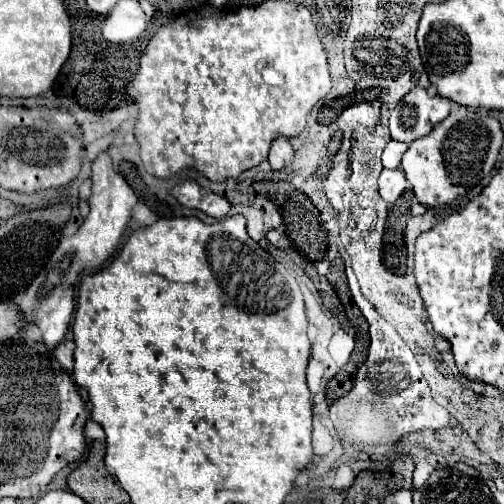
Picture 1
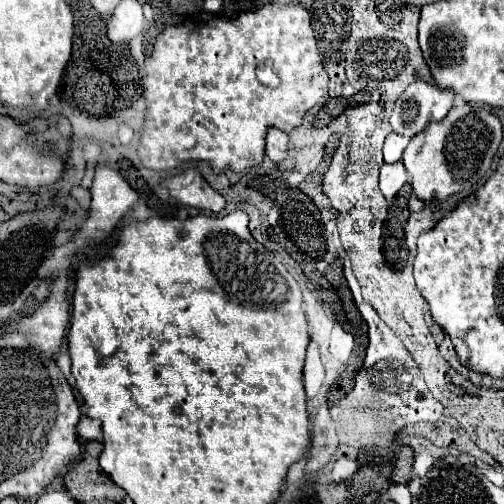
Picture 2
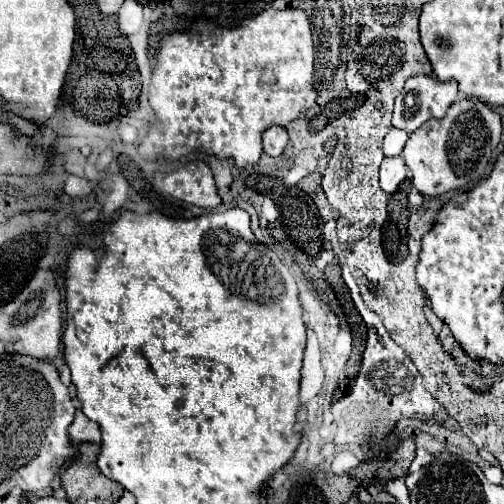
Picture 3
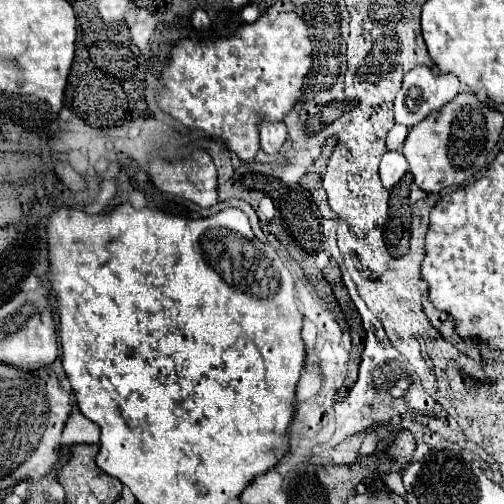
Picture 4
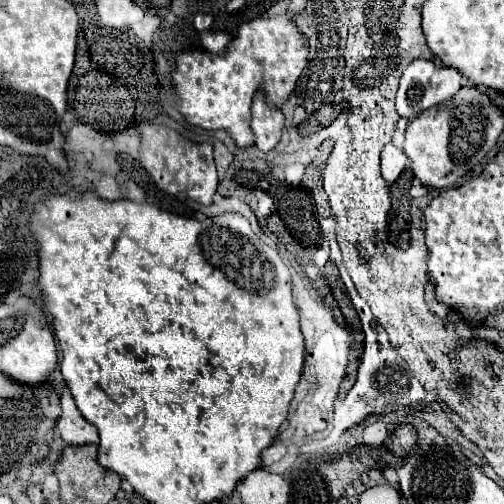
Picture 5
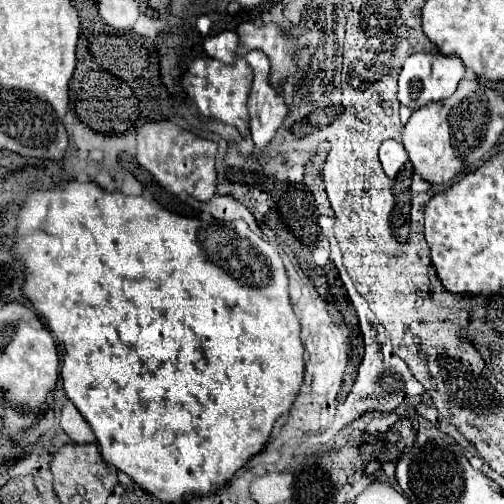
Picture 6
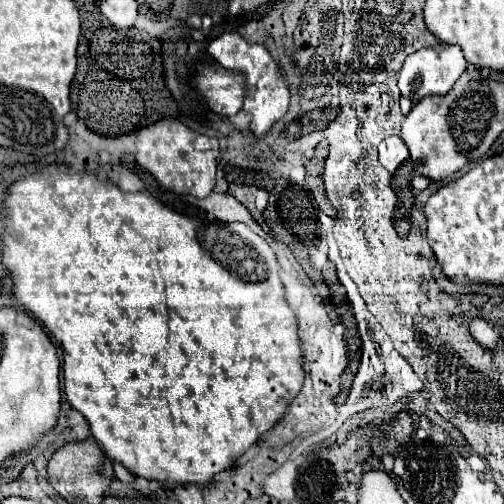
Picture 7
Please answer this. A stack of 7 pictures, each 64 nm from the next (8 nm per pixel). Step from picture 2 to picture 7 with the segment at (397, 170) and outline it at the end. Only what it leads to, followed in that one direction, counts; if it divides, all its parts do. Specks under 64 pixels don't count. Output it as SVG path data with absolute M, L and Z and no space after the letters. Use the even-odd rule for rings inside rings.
M388 136L380 142L380 162L388 172L394 172L408 158L408 148L400 136Z

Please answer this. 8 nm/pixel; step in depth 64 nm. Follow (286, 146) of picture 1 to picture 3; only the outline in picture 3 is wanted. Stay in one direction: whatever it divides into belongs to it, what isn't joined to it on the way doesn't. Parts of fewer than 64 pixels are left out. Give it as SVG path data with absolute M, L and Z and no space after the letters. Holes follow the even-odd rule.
M270 126L262 134L264 152L270 154L270 156L280 156L284 146L286 146L286 142L288 142L288 132L282 126Z

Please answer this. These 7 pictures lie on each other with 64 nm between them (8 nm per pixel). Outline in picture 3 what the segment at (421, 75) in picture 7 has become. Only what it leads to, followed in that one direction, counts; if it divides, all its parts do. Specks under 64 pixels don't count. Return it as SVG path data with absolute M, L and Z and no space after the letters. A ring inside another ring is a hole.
M416 74L406 80L404 90L396 96L392 124L414 132L430 118L442 118L458 96L456 80L440 82L434 74Z

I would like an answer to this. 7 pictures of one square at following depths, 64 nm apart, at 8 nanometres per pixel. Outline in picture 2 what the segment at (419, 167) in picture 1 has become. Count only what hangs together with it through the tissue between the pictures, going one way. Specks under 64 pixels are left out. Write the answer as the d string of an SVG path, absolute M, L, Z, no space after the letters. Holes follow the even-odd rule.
M464 102L460 106L454 106L444 120L440 120L436 124L428 124L428 128L424 128L424 132L418 132L416 136L412 136L410 144L406 146L406 150L402 154L404 168L412 176L410 184L414 188L414 194L420 200L442 200L442 198L448 198L452 194L470 190L490 170L492 158L494 158L494 154L498 150L500 140L502 140L502 124L500 124L500 120L498 120L496 114L488 112L482 106L468 104L468 102Z

